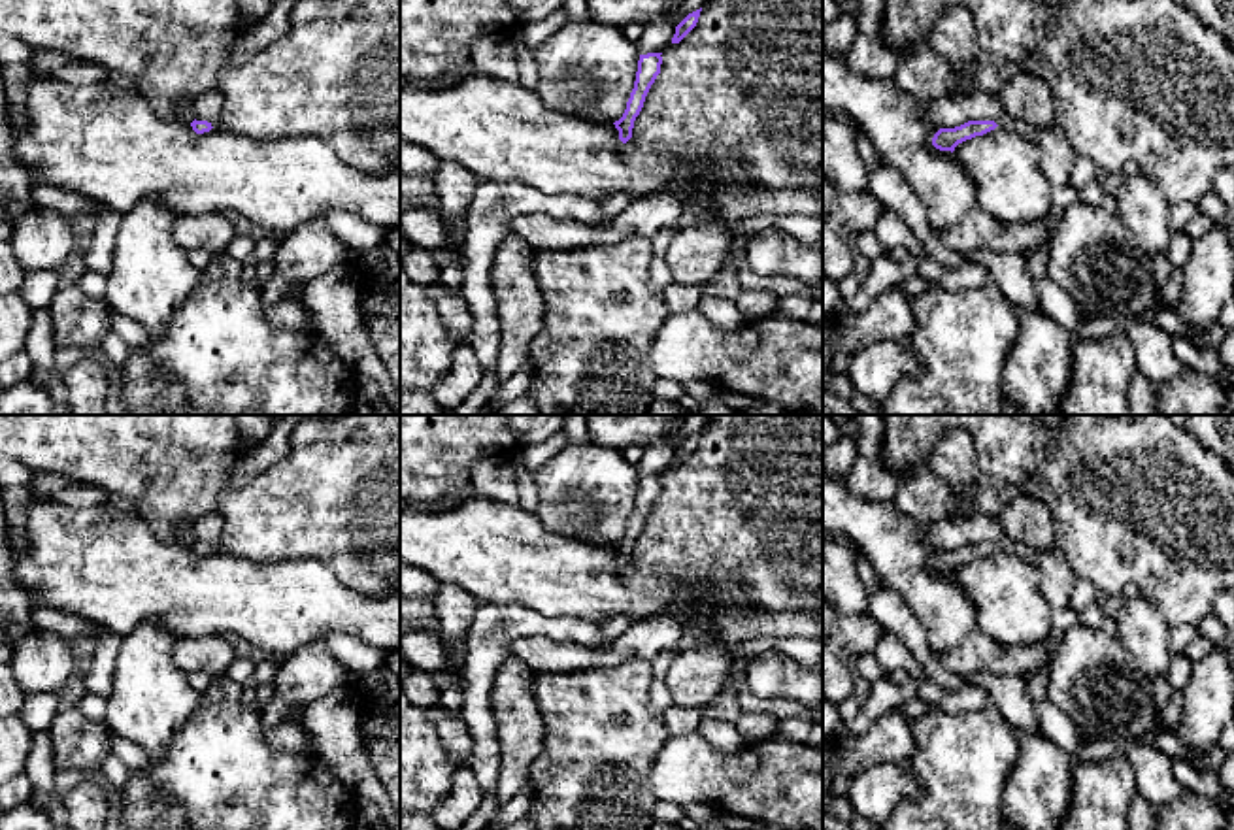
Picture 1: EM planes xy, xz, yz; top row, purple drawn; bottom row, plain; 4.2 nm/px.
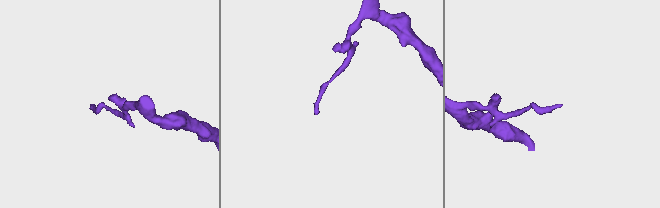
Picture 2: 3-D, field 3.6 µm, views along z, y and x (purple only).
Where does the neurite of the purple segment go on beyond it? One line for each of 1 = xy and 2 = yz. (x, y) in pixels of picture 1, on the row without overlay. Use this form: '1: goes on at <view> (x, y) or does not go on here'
1: does not go on here
2: does not go on here

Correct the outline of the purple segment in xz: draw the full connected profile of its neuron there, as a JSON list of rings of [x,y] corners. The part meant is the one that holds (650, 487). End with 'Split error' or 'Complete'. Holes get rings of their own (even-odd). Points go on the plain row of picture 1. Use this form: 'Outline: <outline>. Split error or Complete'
Outline: [[[647,475],[640,477],[638,494],[634,511],[626,524],[626,532],[619,543],[615,543],[615,551],[619,553],[619,562],[626,566],[632,560],[634,543],[640,538],[645,519],[655,506],[657,498],[660,496],[662,475]]]. Complete

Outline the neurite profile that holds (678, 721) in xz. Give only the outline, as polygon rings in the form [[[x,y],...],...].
[[[672,706],[662,715],[662,721],[670,736],[683,736],[698,730],[702,722],[702,715],[698,707],[687,709],[687,707]]]

